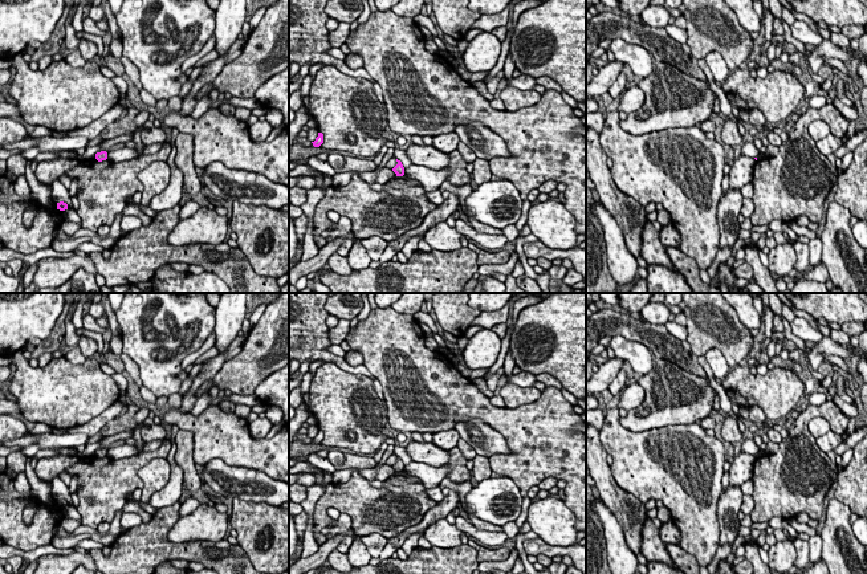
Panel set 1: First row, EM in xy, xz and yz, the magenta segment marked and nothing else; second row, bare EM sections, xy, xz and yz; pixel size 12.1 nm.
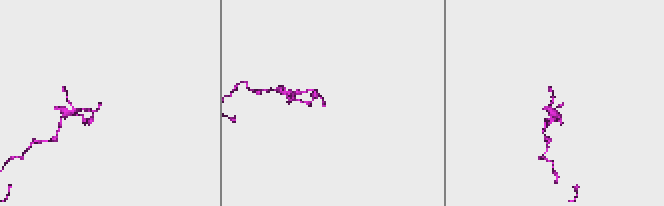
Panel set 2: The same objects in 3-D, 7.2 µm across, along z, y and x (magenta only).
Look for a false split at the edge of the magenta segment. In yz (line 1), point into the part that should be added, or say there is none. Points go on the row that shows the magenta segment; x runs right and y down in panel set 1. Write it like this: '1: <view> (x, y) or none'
1: none

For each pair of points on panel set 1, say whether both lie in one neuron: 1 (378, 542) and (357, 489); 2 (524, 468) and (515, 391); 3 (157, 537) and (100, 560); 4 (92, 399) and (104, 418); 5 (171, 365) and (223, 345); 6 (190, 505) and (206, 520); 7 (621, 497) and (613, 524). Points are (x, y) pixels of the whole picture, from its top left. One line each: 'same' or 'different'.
1: different
2: different
3: same
4: different
5: different
6: different
7: different

